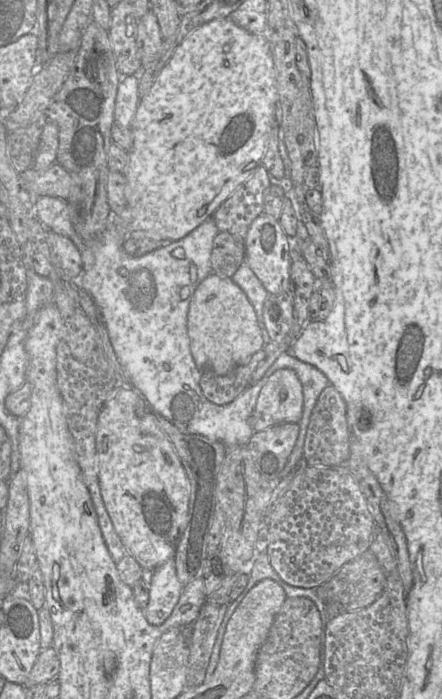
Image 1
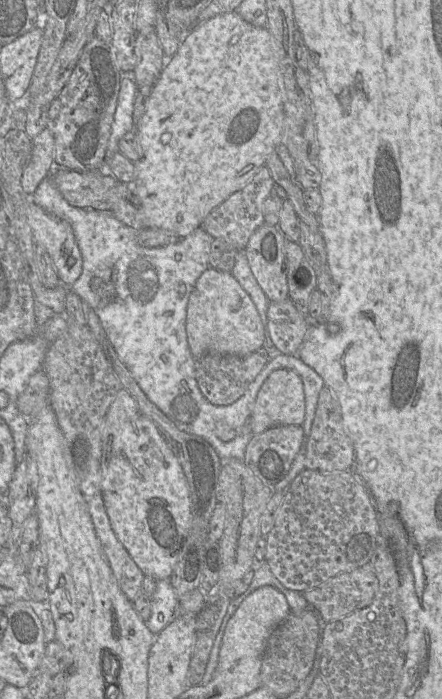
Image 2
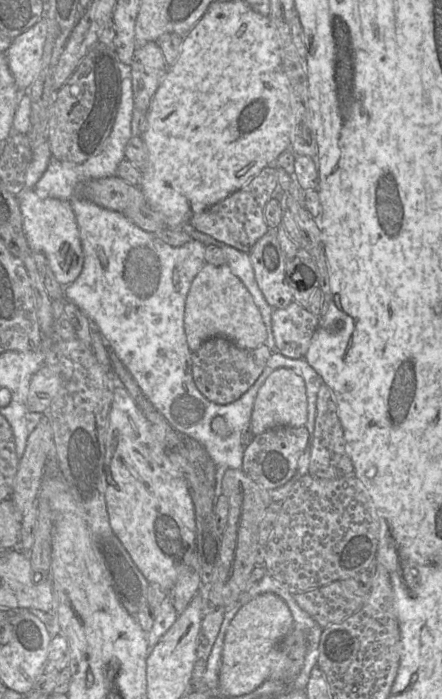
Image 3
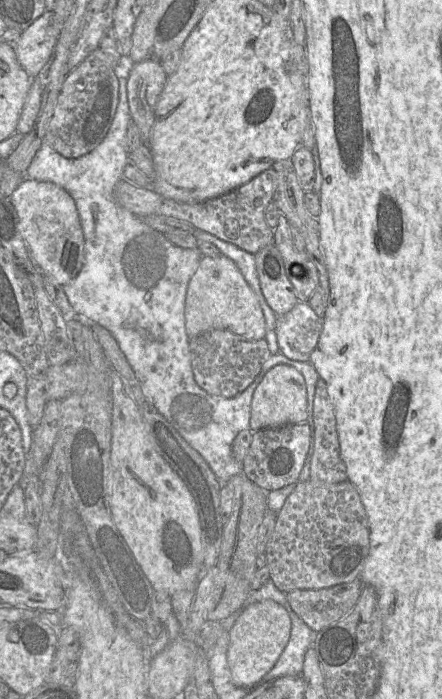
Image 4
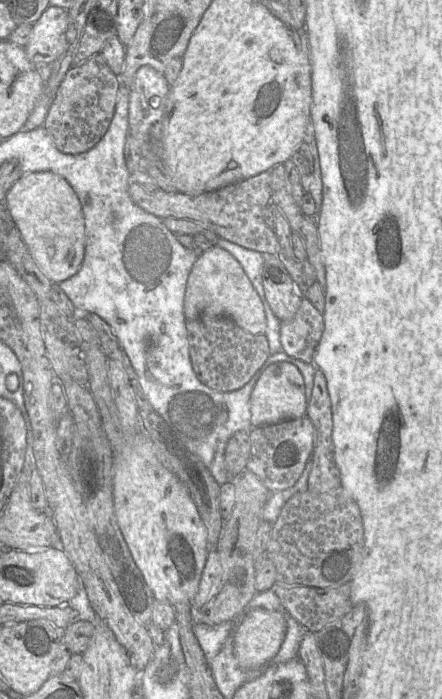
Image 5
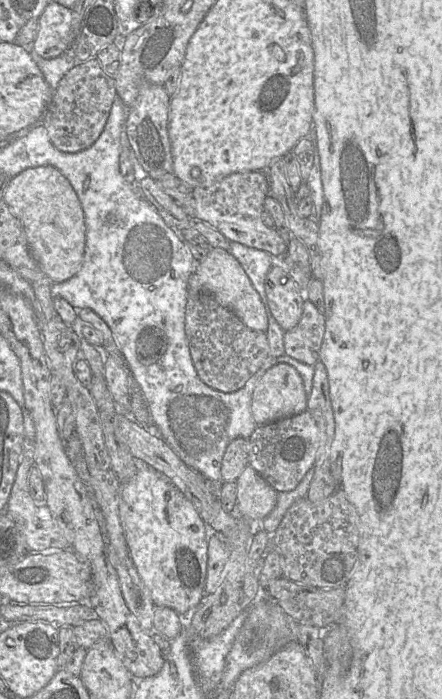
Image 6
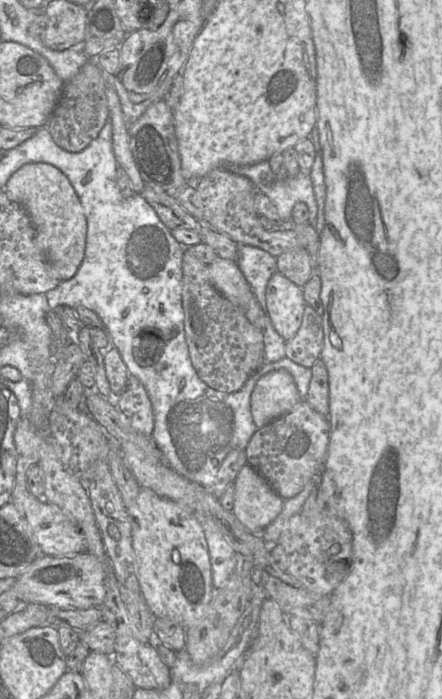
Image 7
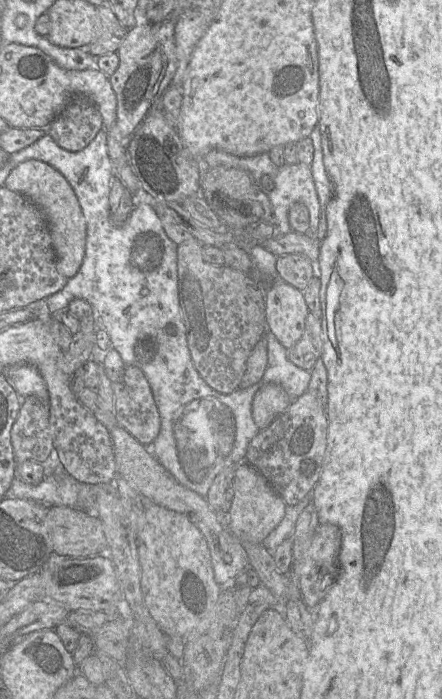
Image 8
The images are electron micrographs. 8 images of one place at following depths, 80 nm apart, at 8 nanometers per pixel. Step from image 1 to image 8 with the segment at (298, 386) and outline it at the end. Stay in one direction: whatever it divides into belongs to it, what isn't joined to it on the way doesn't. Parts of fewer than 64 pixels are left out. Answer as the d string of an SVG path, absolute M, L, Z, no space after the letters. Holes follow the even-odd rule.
M278 384L263 386L254 396L252 416L260 430L268 427L291 404L287 392Z

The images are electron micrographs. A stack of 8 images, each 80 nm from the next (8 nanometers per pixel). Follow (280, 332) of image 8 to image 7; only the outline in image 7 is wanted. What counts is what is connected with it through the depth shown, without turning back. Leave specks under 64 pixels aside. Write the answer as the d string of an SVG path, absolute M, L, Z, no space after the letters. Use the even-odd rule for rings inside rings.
M276 271L266 287L266 305L276 332L285 341L292 339L301 326L307 305L303 288Z

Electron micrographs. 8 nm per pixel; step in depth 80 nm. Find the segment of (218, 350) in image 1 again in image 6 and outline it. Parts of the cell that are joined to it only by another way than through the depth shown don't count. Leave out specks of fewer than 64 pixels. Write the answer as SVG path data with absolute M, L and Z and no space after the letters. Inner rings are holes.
M211 248L208 255L196 262L188 282L190 293L204 294L234 312L250 329L266 332L268 319L264 305L241 264L229 251Z

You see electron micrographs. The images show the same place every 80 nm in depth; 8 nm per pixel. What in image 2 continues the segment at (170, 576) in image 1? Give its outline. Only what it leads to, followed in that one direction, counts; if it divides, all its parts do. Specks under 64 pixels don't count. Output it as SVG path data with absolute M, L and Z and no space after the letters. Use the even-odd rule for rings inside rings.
M170 579L156 580L156 589L151 596L151 615L146 621L148 629L158 635L177 615L179 599L170 582Z

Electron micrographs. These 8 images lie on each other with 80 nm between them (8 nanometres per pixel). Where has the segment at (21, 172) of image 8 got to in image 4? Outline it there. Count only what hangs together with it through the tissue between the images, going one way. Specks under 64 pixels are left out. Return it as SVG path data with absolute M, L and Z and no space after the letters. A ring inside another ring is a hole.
M24 178L10 196L17 212L19 228L35 261L49 278L63 286L77 277L84 258L84 234L72 196L62 187L45 181Z

